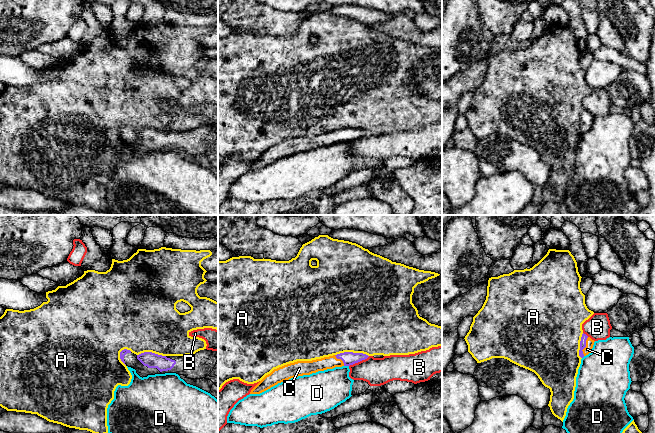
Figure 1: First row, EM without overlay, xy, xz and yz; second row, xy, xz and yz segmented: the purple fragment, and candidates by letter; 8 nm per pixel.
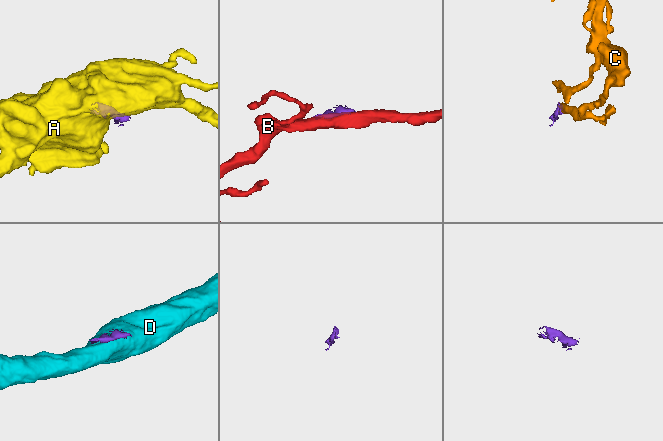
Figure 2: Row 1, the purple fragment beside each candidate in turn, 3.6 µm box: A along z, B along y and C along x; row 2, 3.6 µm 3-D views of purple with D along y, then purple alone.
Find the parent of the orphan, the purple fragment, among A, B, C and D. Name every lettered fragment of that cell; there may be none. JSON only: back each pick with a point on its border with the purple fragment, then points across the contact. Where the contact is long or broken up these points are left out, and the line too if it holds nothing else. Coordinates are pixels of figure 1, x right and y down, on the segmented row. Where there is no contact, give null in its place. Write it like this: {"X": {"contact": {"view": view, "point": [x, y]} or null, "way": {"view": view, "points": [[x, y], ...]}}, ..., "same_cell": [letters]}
{"C": {"contact": {"view": "yz", "point": [585, 346]}, "way": {"view": "yz", "points": [[584, 337], [585, 346], [589, 342]]}}, "same_cell": ["C"]}

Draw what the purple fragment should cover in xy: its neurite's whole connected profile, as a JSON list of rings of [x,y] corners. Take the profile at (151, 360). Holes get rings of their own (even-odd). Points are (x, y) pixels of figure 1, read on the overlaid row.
[[[124,349],[120,352],[120,359],[126,366],[135,369],[142,378],[148,375],[176,373],[192,380],[205,378],[218,383],[218,375],[209,376],[218,361],[218,351],[204,349],[186,356],[162,356],[152,352],[136,355]]]

